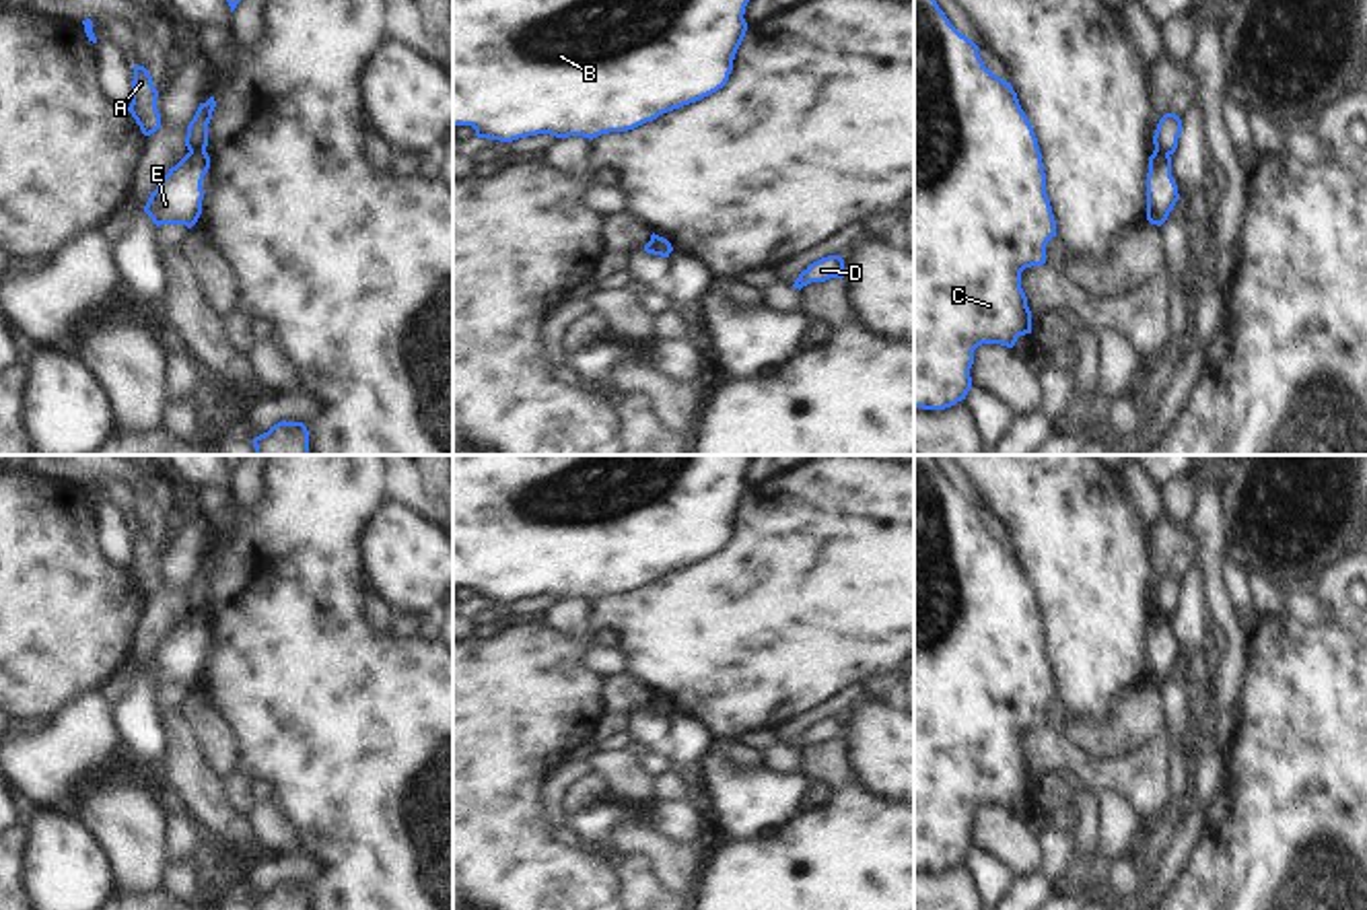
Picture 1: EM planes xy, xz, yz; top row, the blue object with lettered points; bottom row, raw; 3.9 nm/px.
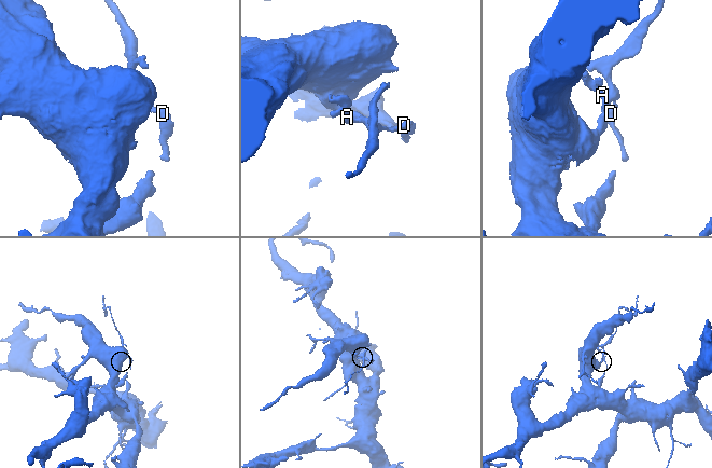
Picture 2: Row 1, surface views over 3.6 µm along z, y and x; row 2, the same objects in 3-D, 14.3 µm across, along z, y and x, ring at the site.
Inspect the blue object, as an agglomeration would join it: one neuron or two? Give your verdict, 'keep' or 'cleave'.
cleave

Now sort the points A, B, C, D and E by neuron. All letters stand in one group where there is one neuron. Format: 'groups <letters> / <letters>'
groups A D / B C E

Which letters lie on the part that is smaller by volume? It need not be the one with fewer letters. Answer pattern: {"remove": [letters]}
{"remove": ["A", "D"]}

